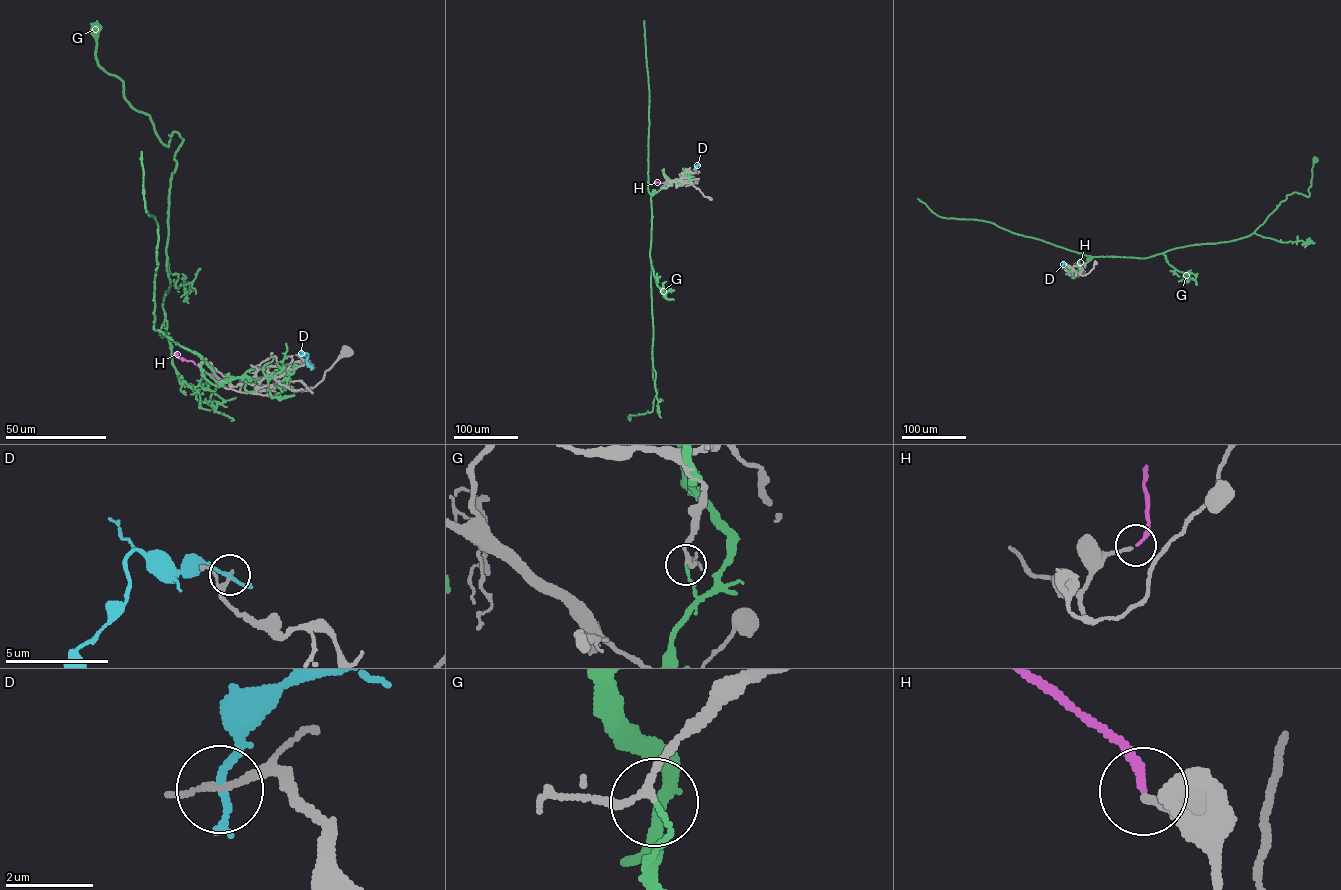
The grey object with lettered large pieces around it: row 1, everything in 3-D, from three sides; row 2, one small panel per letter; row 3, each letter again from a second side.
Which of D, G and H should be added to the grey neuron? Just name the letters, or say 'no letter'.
H

